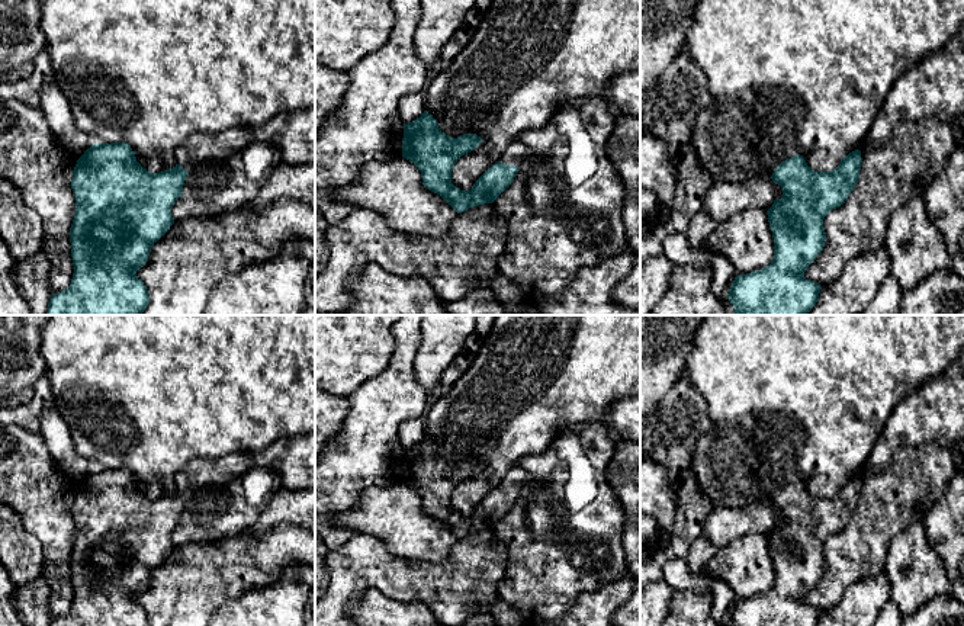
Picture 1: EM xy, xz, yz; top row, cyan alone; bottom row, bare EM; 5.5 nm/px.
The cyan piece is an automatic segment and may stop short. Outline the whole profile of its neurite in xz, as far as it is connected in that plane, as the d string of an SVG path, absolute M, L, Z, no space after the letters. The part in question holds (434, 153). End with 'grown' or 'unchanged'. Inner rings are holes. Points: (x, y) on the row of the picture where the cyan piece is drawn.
M424 110L415 121L404 123L402 157L418 167L424 187L440 195L462 214L469 208L492 203L512 183L521 163L530 157L527 145L515 139L470 190L460 190L452 183L453 167L482 141L476 134L457 138L446 135L433 115Z; grown

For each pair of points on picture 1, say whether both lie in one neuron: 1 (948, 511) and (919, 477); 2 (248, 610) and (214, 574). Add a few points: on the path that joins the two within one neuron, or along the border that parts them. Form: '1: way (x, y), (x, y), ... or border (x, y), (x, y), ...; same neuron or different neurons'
1: border (948, 481), (944, 493), (928, 509), (921, 511); different neurons
2: border (269, 586), (251, 588), (215, 610); different neurons

